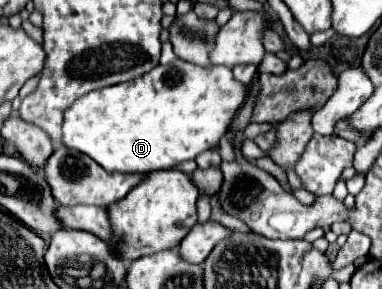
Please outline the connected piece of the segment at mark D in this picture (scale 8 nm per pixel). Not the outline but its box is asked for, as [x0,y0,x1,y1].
[64,58,246,172]

